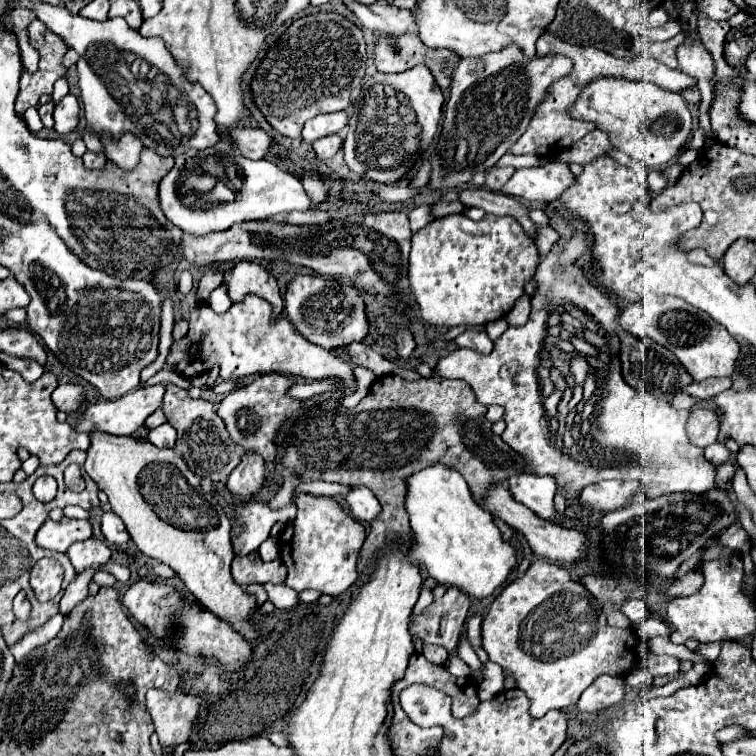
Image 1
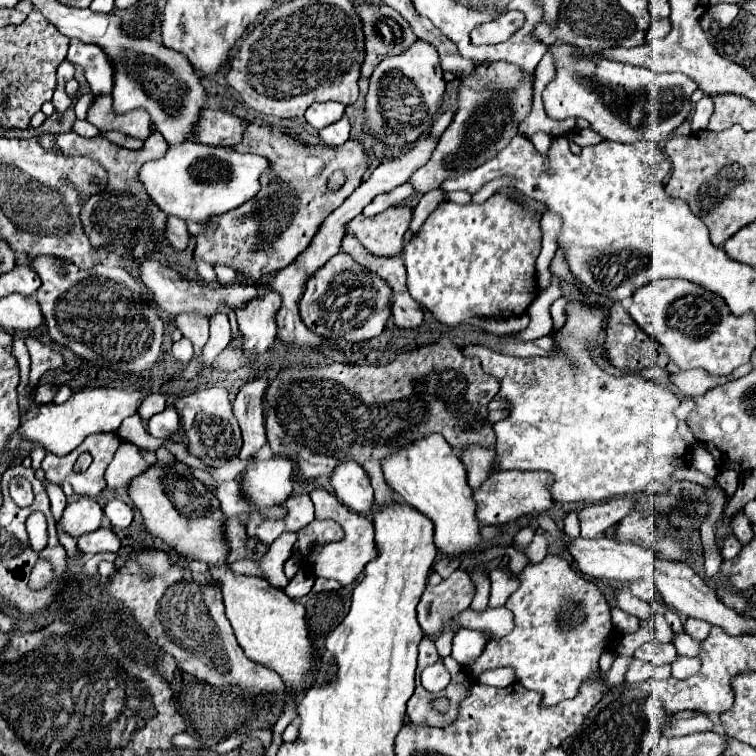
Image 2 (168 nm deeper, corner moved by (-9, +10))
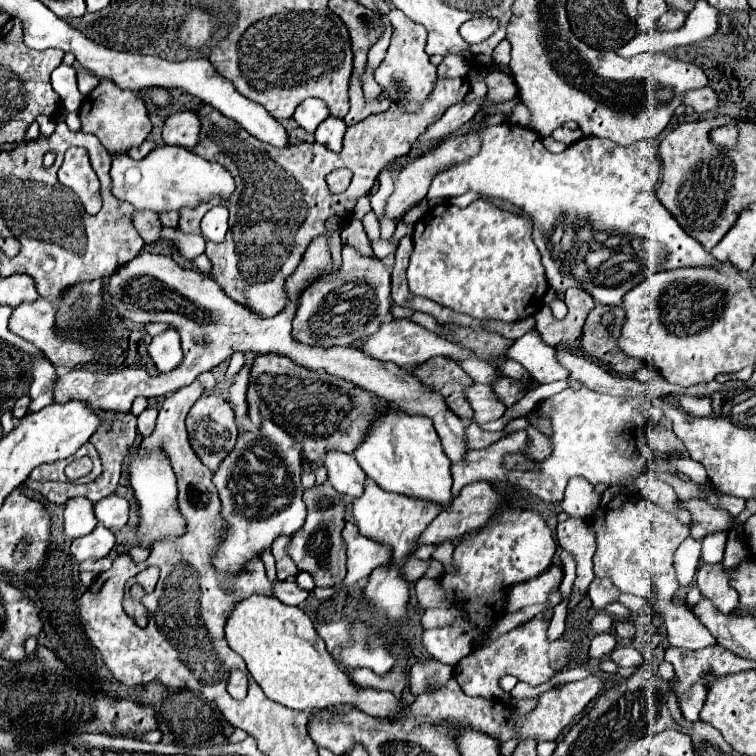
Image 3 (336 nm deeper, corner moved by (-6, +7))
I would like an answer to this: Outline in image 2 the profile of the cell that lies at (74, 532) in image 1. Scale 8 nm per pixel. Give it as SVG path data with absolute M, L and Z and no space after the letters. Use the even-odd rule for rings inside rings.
M80 497L78 501L70 503L64 509L60 525L68 535L80 537L84 533L92 533L92 531L100 529L102 517L104 517L104 513L102 513L102 507L98 505L96 499Z

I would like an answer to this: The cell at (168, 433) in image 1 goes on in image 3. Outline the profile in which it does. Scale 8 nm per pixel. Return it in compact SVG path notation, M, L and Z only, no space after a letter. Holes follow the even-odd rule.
M147 408L141 416L137 416L137 430L141 432L141 436L151 436L153 434L155 422L157 422L157 414L159 414L159 410Z

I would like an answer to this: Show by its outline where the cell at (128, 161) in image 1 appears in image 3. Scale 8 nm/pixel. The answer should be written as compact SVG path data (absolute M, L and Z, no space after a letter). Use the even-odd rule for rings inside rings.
M101 80L99 86L91 92L91 96L83 100L79 108L79 118L81 118L81 132L95 134L109 152L127 152L129 148L145 142L145 138L151 132L145 102L135 92L121 90L109 80Z

